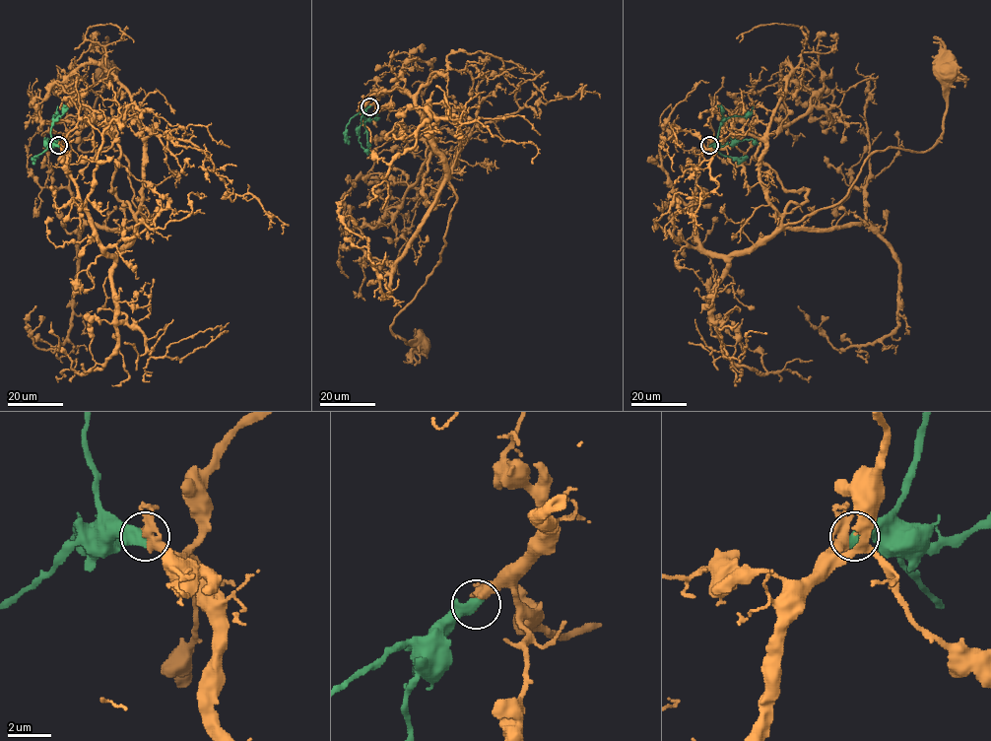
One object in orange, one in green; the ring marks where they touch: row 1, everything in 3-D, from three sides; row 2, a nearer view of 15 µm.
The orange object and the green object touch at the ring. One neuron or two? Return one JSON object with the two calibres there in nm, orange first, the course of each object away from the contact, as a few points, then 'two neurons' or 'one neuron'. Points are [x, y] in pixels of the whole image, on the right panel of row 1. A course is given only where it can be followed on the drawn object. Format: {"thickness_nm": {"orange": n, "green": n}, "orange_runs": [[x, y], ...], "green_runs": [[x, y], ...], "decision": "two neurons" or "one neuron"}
{"thickness_nm": {"orange": 360, "green": 650}, "orange_runs": [[709, 146], [694, 235], [705, 250], [745, 252], [834, 206], [874, 153], [931, 148], [946, 70]], "green_runs": [[710, 146], [715, 141], [723, 121], [732, 116], [748, 116], [753, 106]], "decision": "one neuron"}

